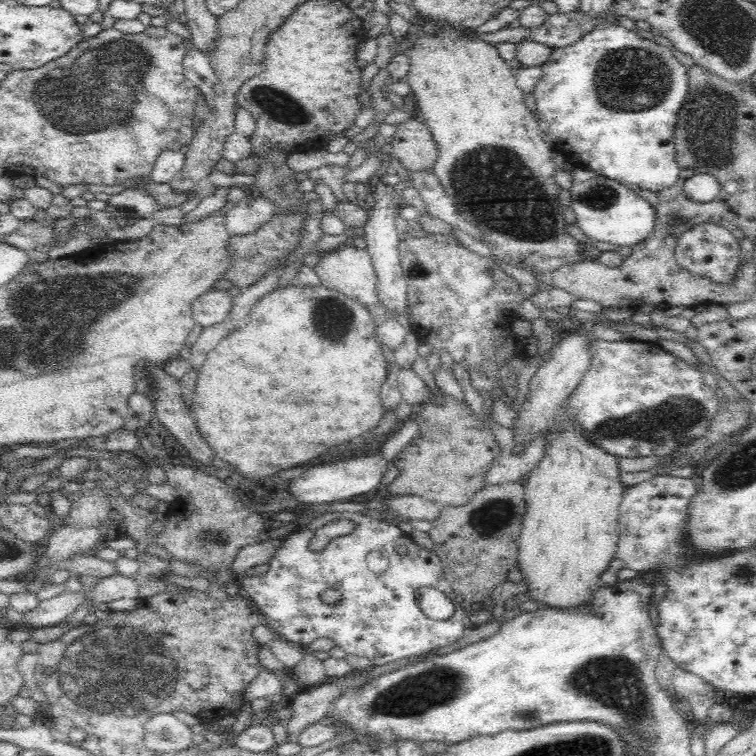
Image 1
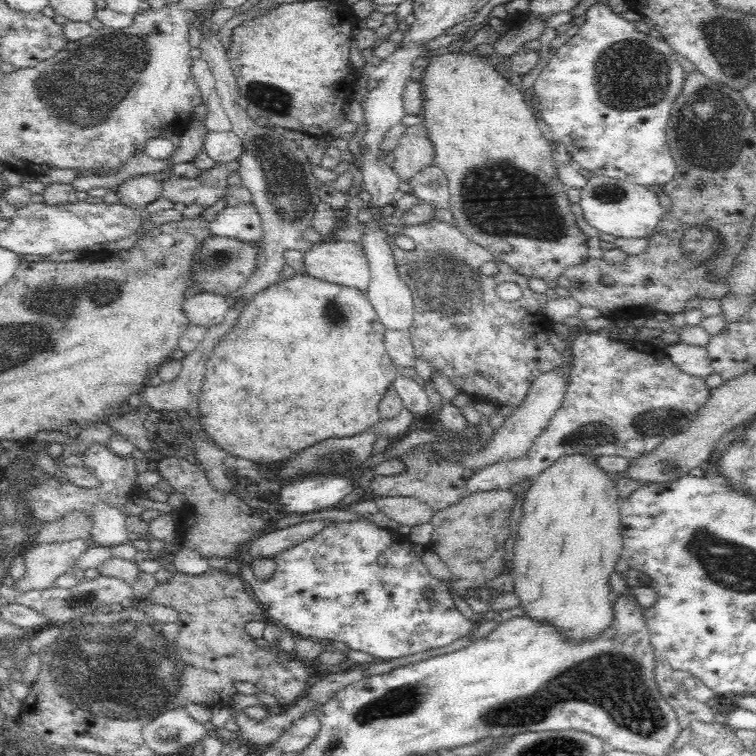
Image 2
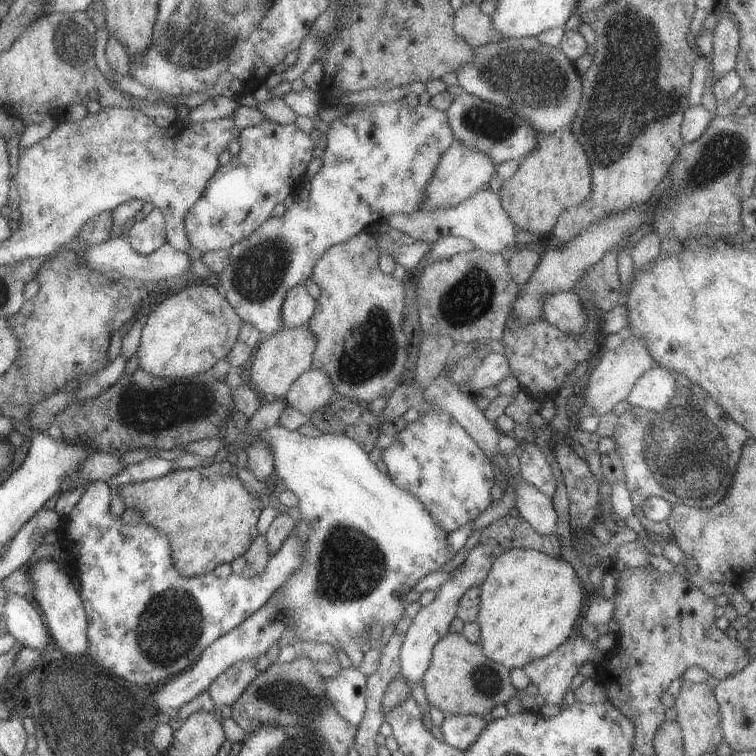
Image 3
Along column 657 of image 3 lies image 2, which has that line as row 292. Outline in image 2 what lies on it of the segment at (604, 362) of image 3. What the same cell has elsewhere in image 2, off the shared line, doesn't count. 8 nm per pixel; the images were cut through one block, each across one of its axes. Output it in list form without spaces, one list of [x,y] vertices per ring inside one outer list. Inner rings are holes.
[[[338,237],[325,239],[314,244],[310,251],[303,254],[303,258],[304,272],[310,276],[324,282],[357,288],[366,294],[371,274],[367,256],[360,242],[344,242]]]

